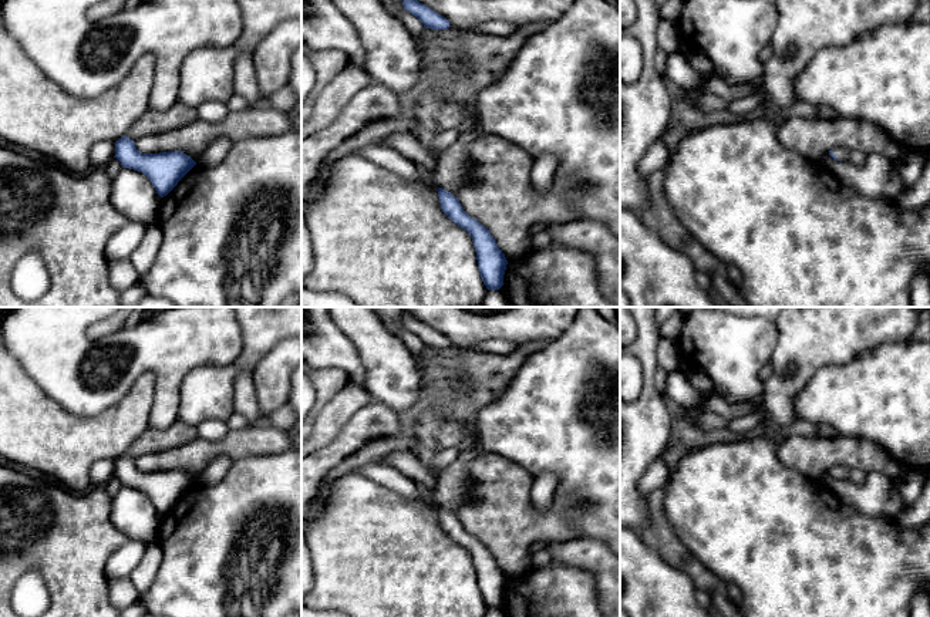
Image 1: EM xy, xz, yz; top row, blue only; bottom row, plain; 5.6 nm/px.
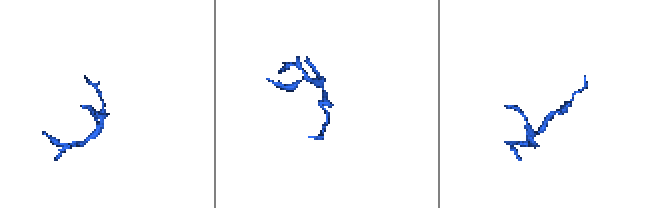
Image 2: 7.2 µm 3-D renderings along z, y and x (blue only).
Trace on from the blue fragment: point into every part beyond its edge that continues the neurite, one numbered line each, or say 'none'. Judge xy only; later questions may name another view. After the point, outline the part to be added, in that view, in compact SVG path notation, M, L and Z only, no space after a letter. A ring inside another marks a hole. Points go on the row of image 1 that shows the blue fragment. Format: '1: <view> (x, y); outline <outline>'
none

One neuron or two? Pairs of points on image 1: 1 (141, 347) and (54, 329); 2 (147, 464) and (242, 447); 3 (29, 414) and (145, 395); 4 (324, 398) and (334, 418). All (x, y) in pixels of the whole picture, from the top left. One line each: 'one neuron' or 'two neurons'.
1: one neuron
2: one neuron
3: one neuron
4: two neurons

